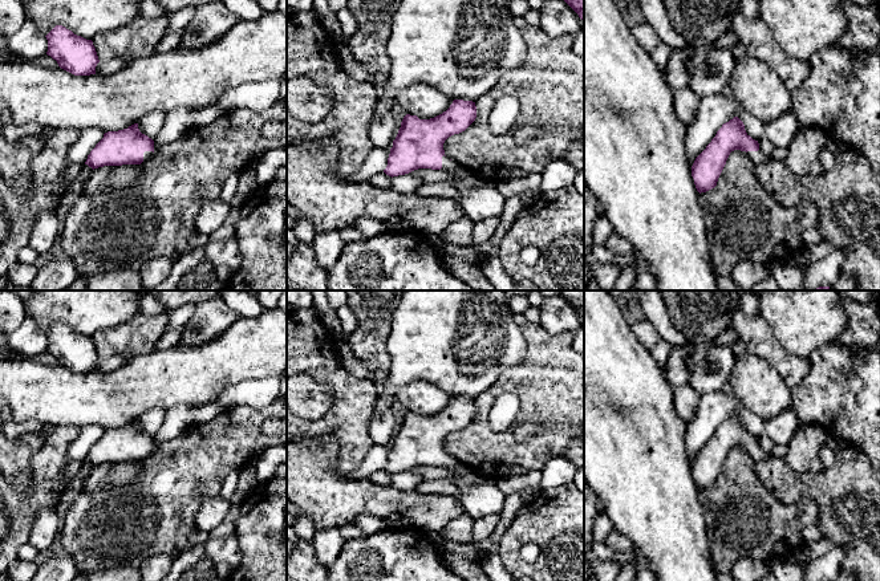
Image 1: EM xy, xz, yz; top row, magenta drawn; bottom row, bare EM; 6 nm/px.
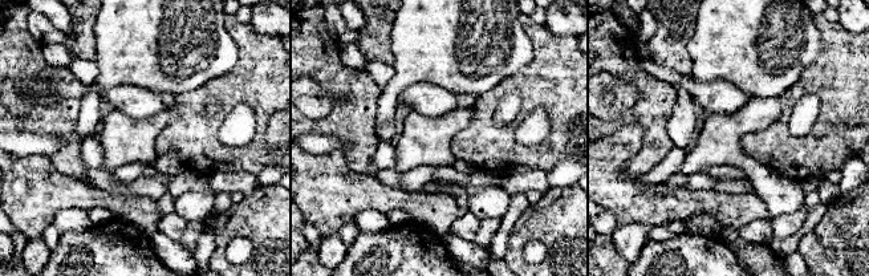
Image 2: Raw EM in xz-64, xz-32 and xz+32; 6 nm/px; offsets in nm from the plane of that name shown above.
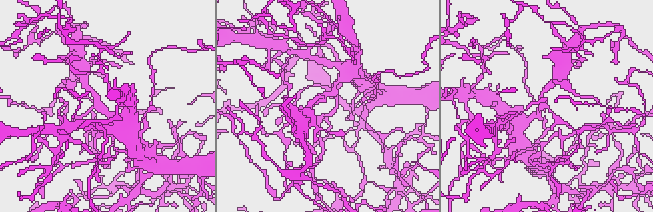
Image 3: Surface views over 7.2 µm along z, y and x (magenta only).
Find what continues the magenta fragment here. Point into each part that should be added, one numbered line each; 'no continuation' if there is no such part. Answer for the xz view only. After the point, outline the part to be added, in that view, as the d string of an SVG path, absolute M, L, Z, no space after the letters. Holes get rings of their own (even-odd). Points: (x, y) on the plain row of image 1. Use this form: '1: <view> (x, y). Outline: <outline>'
1: xz (479, 499). Outline: M442 454L442 468L455 475L455 487L461 493L461 503L474 520L498 515L504 507L506 495L500 491L495 480L477 482L477 472L465 467L447 454Z

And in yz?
1: yz (758, 455). Outline: M761 447L747 448L746 451L755 463L763 462L771 456L771 455L766 454Z

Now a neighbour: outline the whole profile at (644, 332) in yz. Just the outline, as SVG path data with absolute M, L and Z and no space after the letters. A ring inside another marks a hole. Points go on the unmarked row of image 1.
M640 314L630 317L630 330L633 332L636 338L642 344L642 346L646 348L649 352L652 352L661 340L661 337L648 322L648 320L645 320Z

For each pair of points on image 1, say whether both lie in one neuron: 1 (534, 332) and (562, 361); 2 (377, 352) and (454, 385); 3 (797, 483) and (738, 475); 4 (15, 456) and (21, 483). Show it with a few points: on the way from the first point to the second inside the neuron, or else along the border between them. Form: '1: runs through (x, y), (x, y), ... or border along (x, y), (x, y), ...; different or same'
1: runs through (539, 338), (555, 354); same
2: border along (392, 326), (386, 342), (390, 358), (388, 370); different
3: border along (754, 463), (754, 471), (759, 482), (779, 502); different
4: runs through (15, 463), (20, 476); same

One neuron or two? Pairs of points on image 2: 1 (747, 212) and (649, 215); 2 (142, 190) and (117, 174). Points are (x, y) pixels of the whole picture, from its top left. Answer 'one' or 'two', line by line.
1: one
2: two

